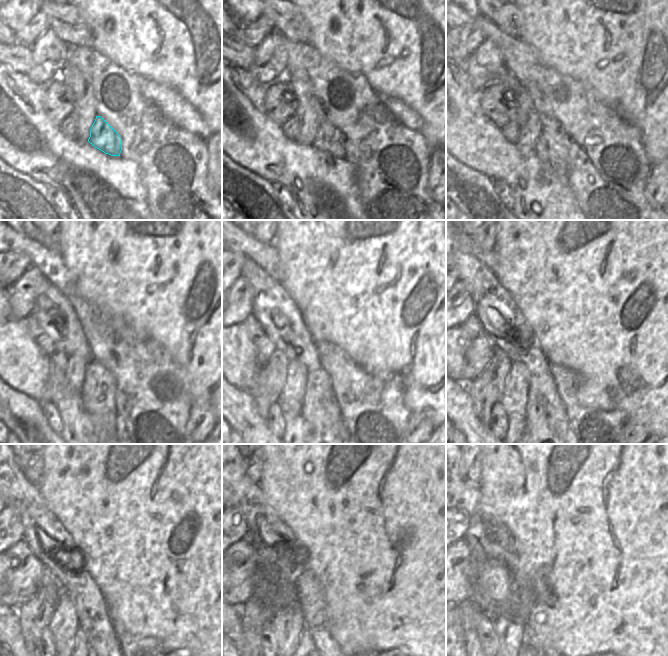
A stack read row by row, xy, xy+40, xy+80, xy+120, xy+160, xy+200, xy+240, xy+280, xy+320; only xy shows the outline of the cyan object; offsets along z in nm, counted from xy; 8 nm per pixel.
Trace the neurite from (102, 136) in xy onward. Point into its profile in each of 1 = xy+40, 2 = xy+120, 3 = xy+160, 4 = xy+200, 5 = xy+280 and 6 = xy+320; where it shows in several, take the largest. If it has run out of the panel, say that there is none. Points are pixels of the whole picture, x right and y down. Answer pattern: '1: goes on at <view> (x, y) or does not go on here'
1: goes on at xy+40 (328, 138)
2: goes on at xy+120 (98, 392)
3: goes on at xy+160 (320, 409)
4: goes on at xy+200 (544, 406)
5: goes on at xy+280 (306, 647)
6: goes on at xy+320 (526, 647)

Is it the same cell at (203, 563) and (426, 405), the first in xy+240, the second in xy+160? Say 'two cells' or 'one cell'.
one cell

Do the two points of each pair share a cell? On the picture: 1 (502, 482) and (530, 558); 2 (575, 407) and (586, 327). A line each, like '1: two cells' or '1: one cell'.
1: one cell
2: two cells

